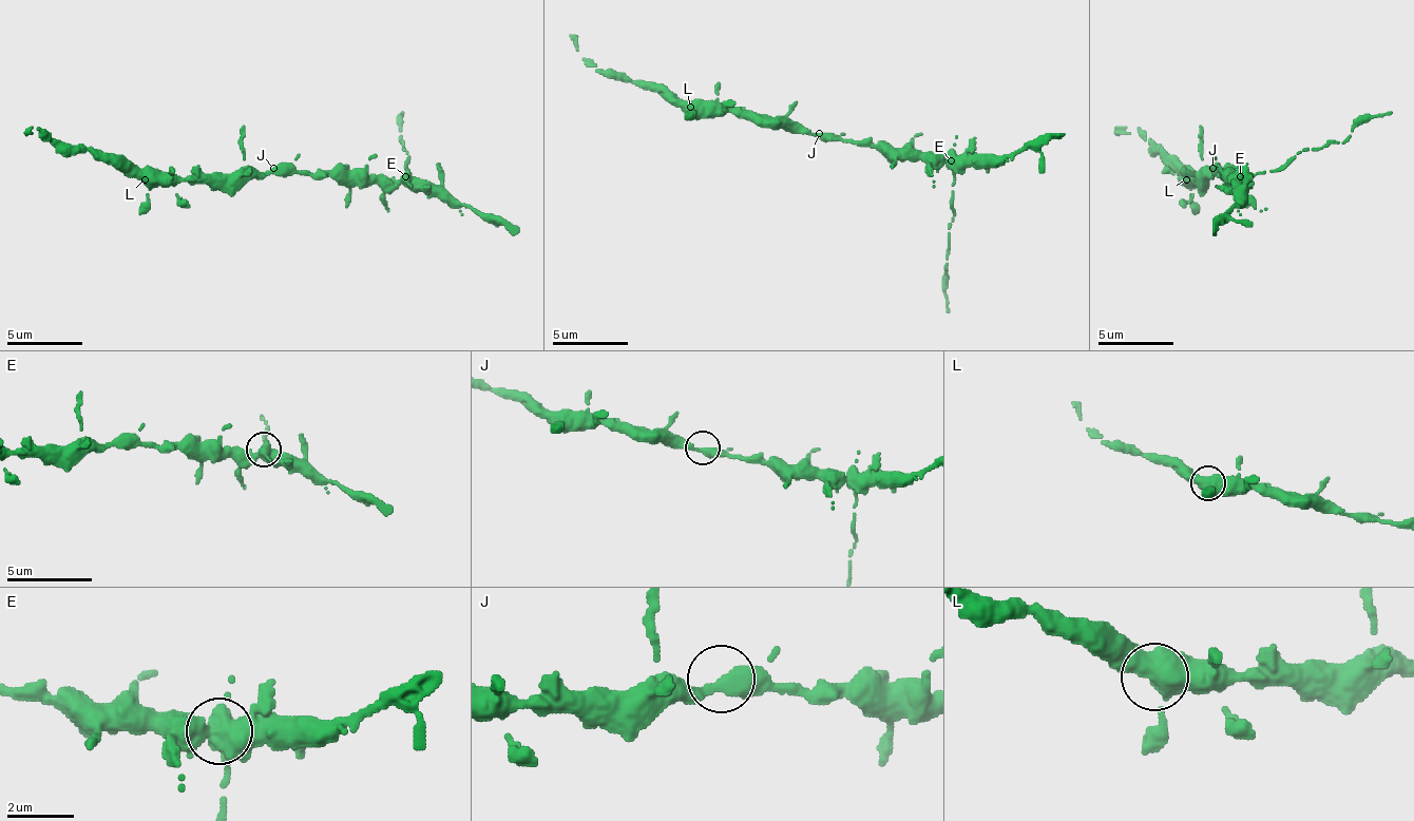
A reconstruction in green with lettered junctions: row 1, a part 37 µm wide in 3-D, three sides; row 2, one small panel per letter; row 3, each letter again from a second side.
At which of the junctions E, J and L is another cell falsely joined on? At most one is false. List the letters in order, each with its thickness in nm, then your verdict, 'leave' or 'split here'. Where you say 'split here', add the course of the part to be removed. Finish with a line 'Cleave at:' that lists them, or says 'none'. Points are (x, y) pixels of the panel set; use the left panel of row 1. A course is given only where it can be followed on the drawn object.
E: 500 nm | split here | (406, 175), (398, 122), (402, 111)
J: 380 nm | leave
L: 550 nm | leave
Cleave at: E

